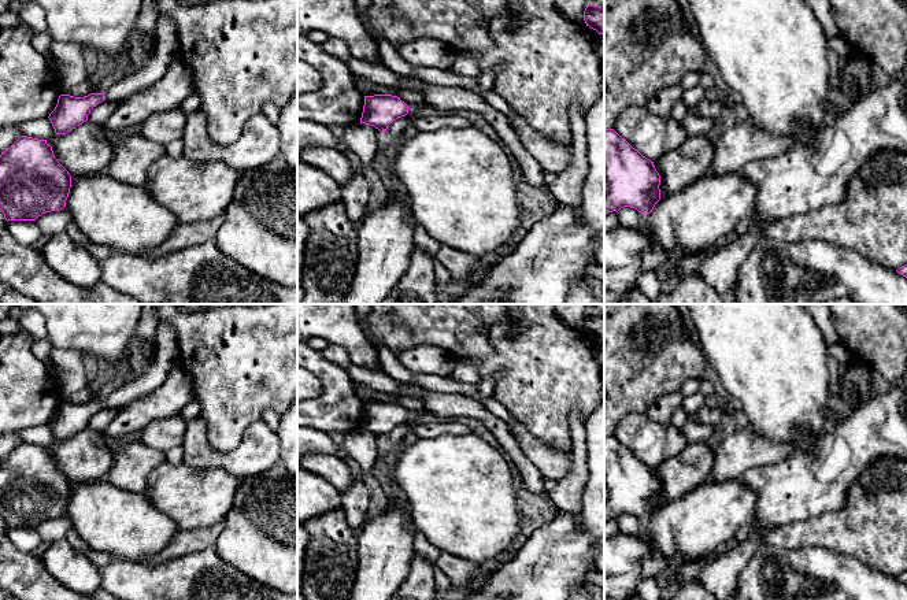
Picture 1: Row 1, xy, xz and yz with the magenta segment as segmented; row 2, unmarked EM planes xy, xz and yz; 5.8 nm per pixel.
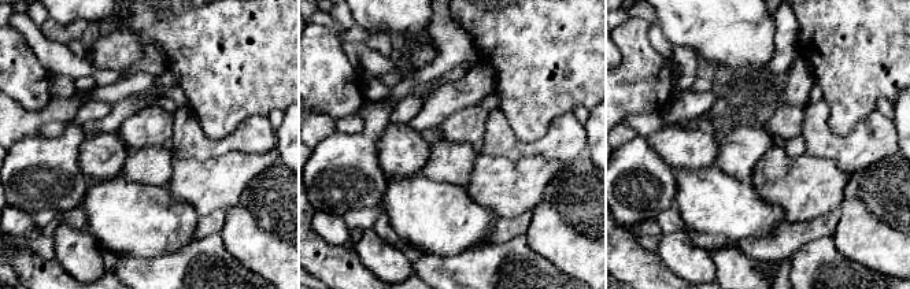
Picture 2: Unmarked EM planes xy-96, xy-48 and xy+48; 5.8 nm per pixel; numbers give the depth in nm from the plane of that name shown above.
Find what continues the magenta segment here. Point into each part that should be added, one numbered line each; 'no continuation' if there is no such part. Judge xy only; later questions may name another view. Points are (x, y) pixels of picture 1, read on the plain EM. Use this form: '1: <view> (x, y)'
1: xy (166, 356)

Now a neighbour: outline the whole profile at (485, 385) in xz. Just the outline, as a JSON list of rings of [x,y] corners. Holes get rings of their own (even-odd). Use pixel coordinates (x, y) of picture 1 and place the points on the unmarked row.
[[[497,375],[484,377],[475,385],[482,397],[493,396],[493,388],[497,381]]]

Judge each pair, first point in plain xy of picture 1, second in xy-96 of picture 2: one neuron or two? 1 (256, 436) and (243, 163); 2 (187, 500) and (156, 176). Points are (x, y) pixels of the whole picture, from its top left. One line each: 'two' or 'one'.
1: two
2: two

